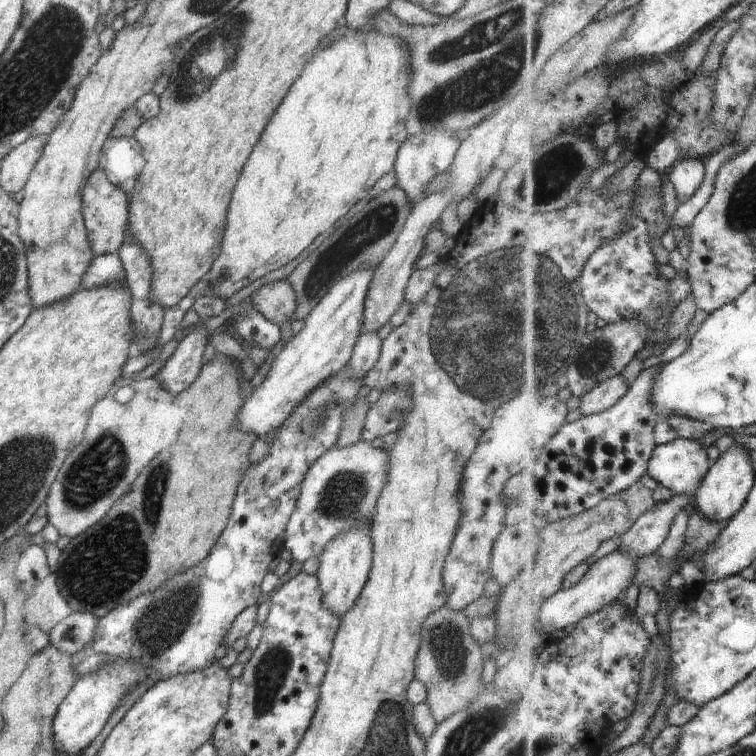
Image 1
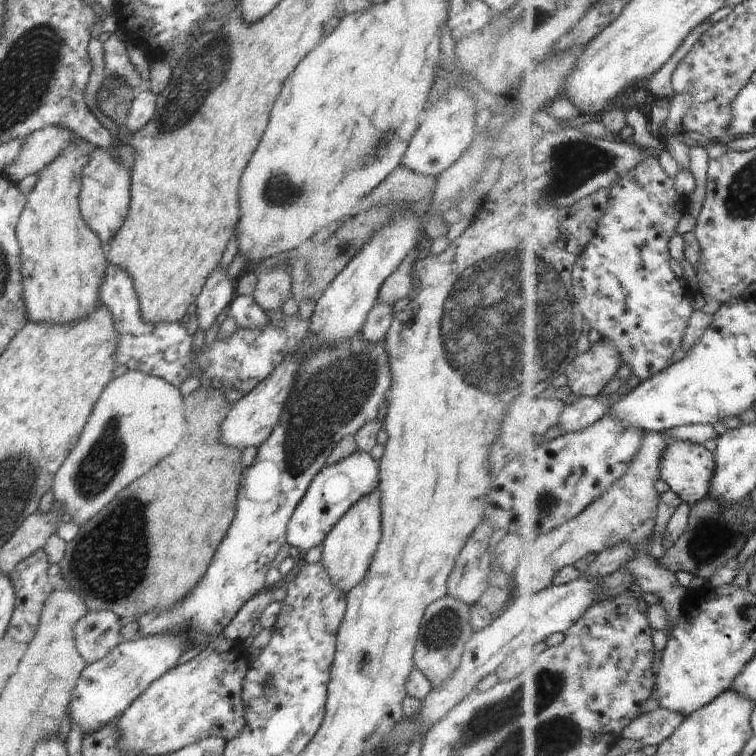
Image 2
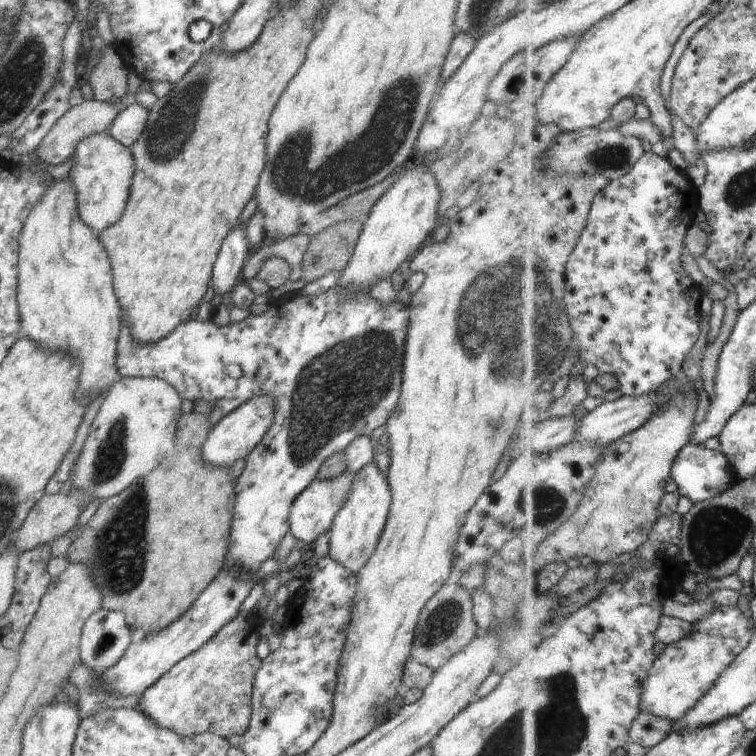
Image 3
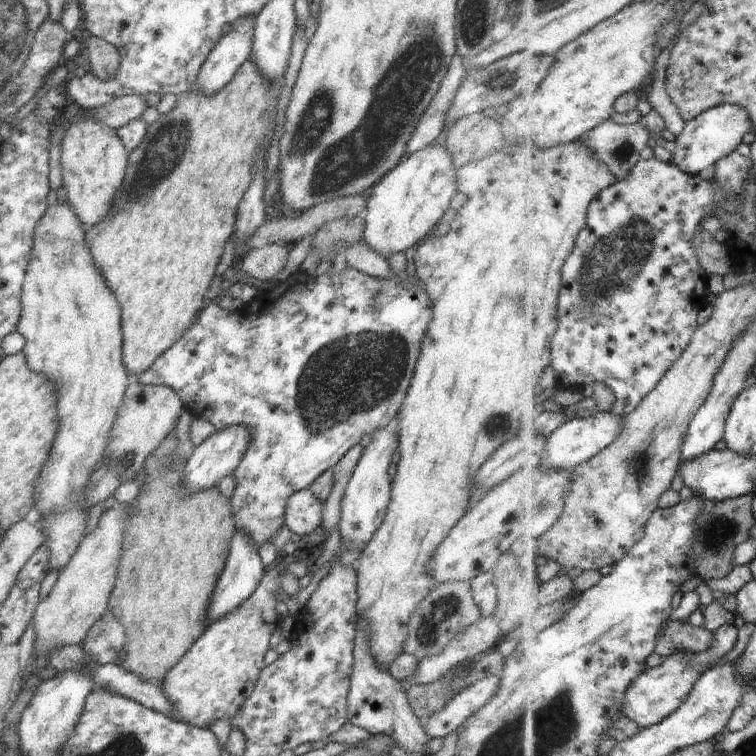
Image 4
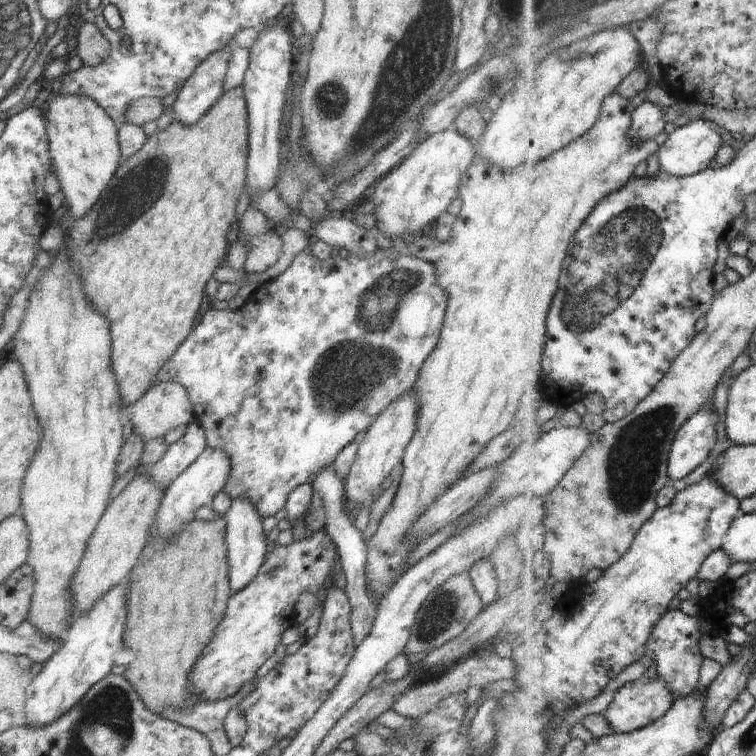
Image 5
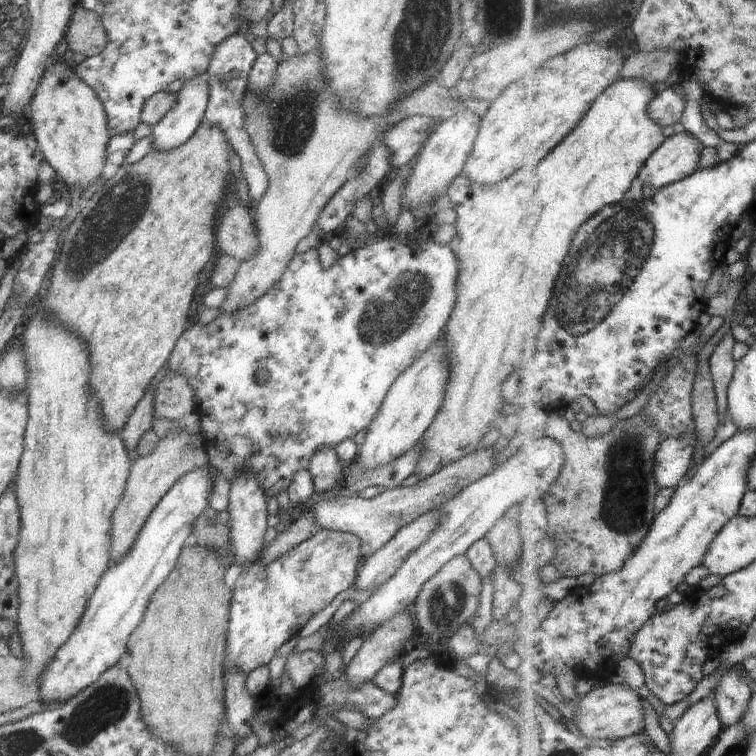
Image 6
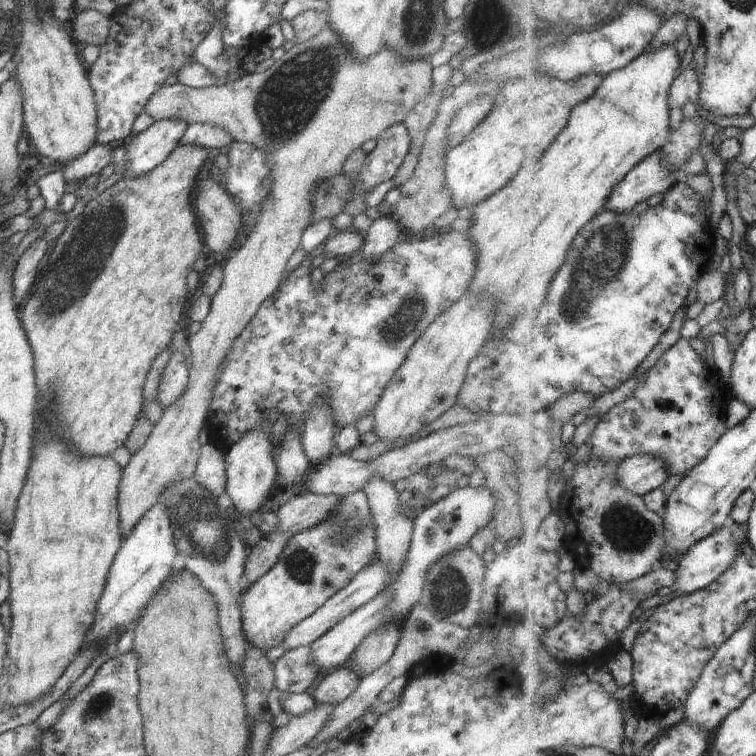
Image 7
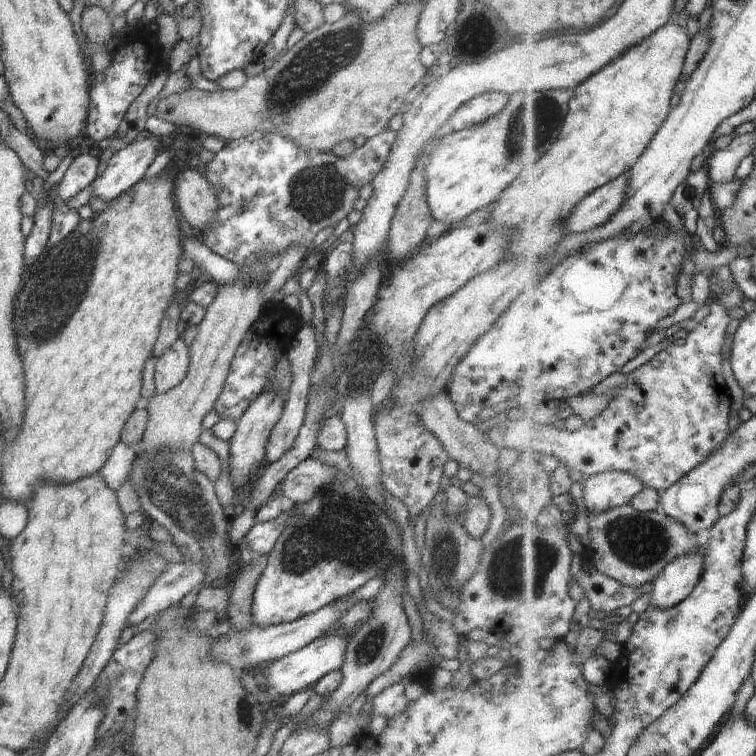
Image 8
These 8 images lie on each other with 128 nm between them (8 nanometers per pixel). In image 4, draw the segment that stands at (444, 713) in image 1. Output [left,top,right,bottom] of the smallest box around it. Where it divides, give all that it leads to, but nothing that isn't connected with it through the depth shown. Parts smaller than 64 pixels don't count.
[403,581,481,661]

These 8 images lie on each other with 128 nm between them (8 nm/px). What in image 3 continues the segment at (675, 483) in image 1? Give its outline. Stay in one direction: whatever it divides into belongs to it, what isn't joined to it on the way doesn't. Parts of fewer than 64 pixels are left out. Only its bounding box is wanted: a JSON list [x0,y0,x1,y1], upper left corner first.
[673,444,738,501]

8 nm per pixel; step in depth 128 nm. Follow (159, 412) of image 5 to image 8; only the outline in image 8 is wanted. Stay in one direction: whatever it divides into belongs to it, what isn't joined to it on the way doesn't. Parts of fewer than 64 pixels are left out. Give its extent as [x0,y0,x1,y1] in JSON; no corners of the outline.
[154,336,189,394]

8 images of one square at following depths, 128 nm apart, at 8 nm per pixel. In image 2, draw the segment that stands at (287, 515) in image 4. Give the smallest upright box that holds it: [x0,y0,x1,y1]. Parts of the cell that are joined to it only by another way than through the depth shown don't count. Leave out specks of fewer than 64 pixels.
[286,450,379,556]

